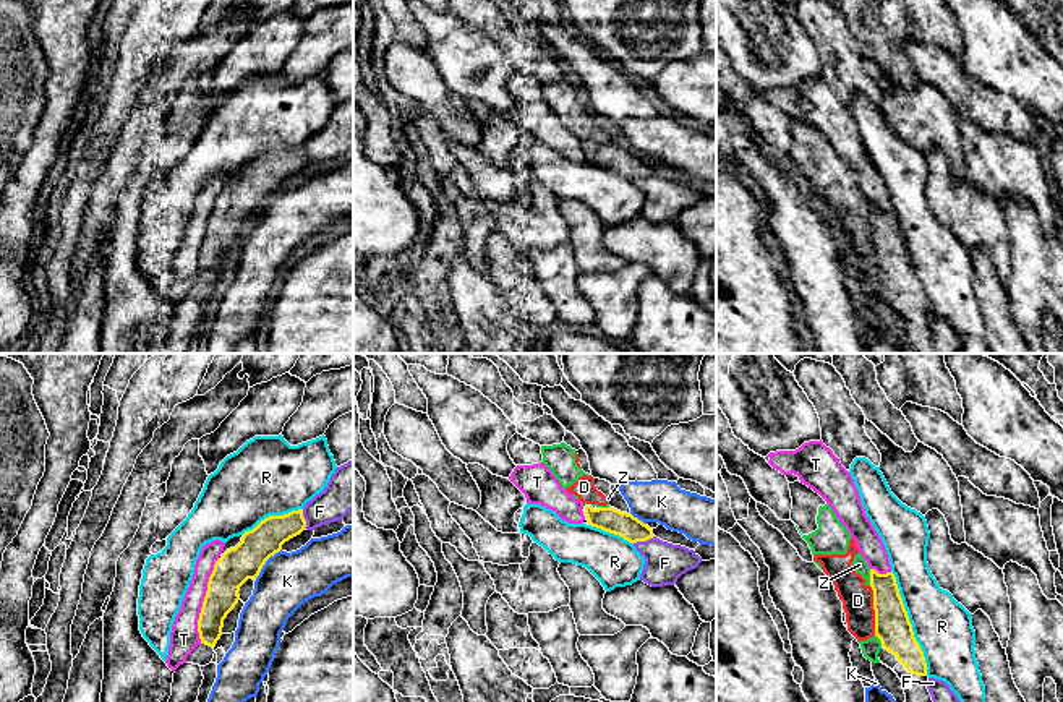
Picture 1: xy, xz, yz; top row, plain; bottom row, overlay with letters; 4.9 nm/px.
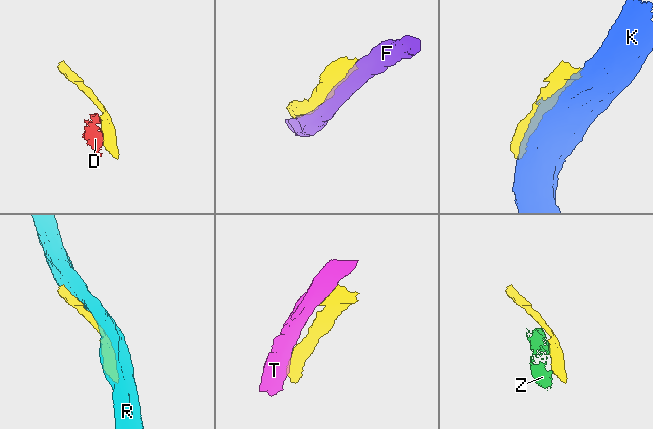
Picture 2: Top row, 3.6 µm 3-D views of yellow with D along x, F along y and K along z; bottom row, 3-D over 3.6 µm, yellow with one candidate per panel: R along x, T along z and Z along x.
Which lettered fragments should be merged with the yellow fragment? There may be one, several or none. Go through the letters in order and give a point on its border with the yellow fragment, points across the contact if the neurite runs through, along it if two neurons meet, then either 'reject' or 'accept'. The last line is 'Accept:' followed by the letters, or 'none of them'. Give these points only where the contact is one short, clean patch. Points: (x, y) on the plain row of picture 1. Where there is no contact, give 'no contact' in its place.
D: yz (874, 245) | along yz (869, 222), (872, 227), (875, 271) | reject
F: xz (644, 177) | reject
K: xy (264, 200) | reject
R: yz (909, 260) | reject
T: xy (204, 237) | reject
Z: yz (870, 214) | reject
Accept: none of them

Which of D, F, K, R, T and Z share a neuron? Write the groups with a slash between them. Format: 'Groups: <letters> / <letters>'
Groups: D Z / F / K / R / T

